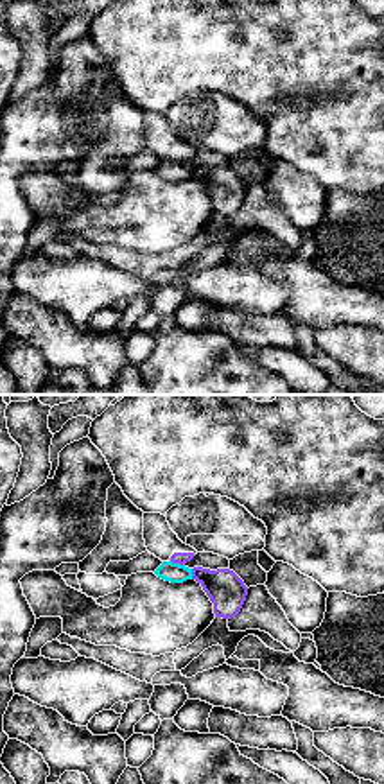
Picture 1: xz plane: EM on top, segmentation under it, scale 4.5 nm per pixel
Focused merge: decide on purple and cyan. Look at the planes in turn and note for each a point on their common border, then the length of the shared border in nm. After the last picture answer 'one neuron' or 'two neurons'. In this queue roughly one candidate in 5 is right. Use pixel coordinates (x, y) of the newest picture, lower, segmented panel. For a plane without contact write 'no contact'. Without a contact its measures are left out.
meets purple at (178, 562); contact 70 nm long

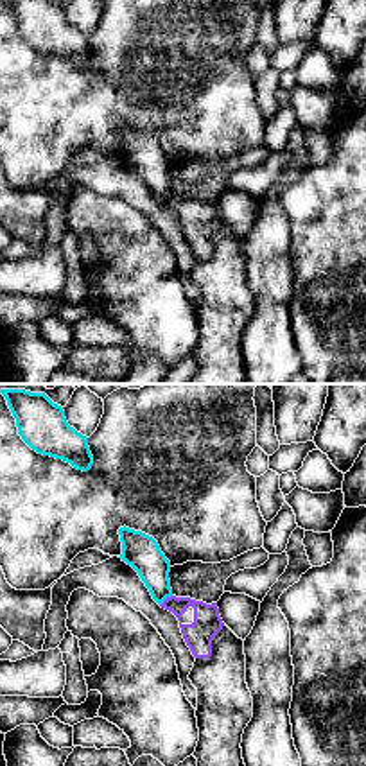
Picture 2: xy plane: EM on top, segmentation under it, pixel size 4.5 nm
meets purple at (165, 600); contact 80 nm long

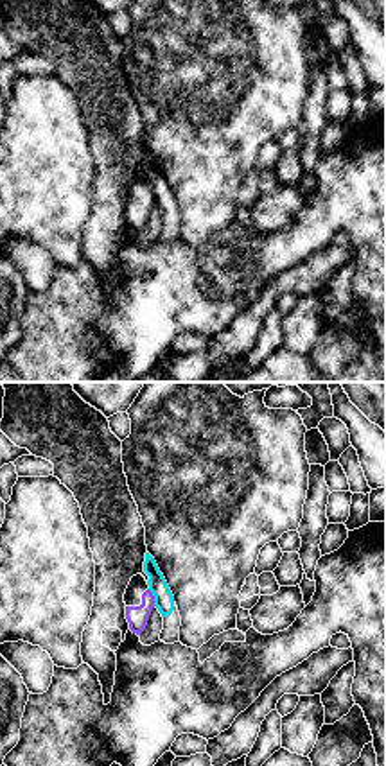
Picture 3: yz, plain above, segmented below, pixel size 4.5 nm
meets purple at (153, 598); contact 90 nm long

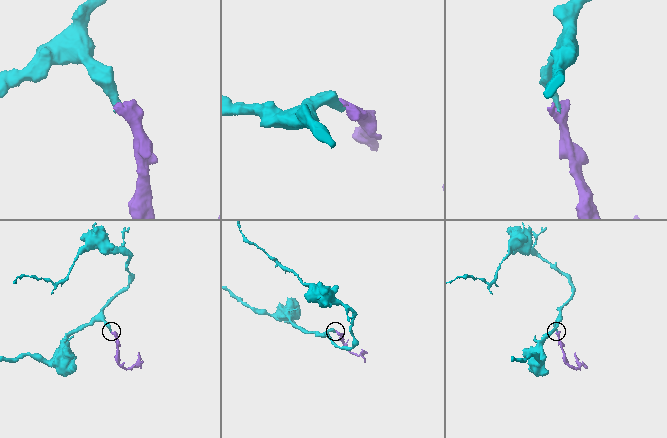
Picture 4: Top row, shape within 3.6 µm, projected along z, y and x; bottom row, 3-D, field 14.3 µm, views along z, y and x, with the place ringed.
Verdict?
two neurons

